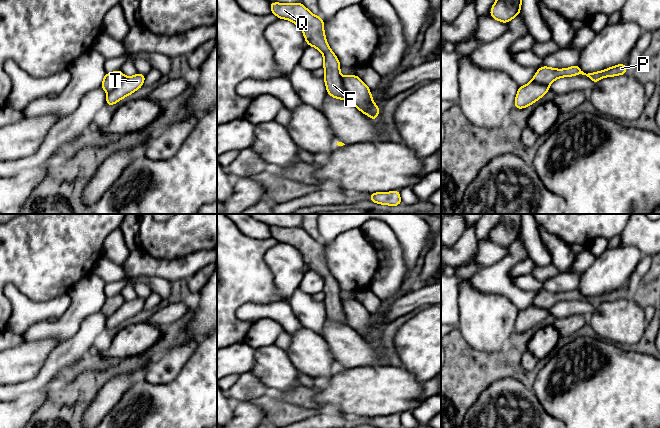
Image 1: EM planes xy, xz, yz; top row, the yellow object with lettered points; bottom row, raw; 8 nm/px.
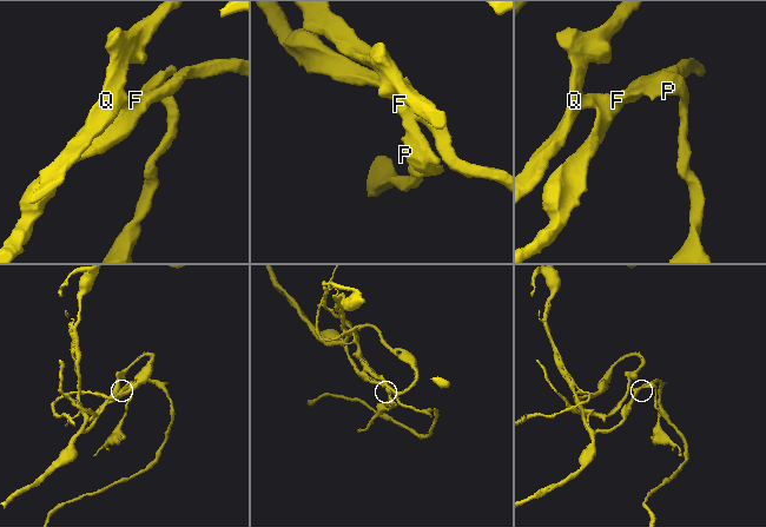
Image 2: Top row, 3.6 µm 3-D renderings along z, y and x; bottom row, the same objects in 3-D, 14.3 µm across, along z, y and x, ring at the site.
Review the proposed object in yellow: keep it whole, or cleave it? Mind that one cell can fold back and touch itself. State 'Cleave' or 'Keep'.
Keep

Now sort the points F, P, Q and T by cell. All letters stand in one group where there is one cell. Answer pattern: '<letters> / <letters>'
F P Q T

